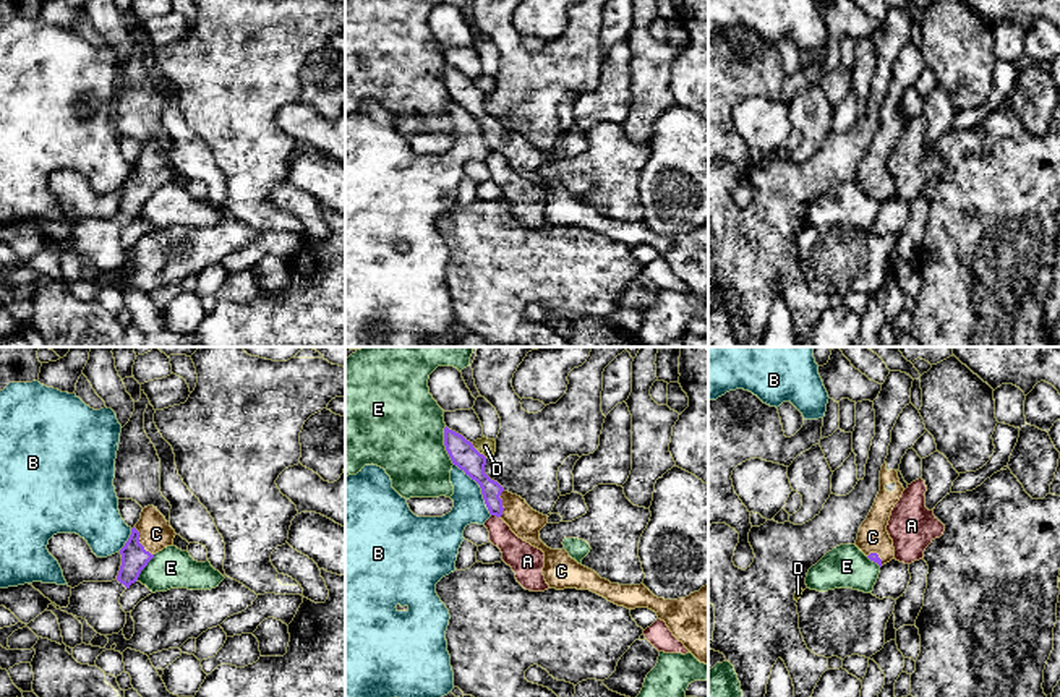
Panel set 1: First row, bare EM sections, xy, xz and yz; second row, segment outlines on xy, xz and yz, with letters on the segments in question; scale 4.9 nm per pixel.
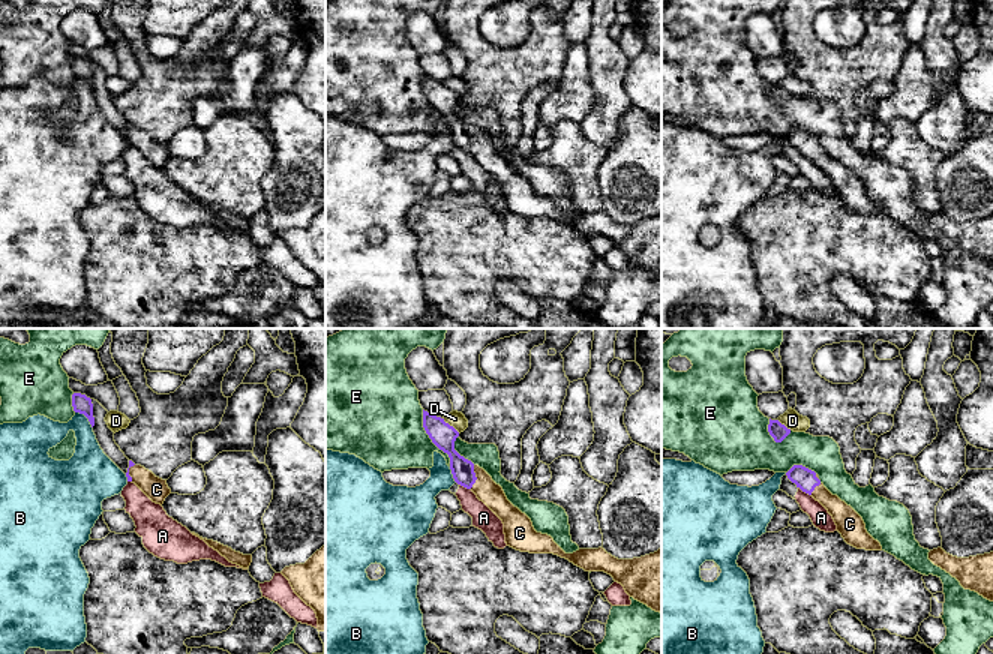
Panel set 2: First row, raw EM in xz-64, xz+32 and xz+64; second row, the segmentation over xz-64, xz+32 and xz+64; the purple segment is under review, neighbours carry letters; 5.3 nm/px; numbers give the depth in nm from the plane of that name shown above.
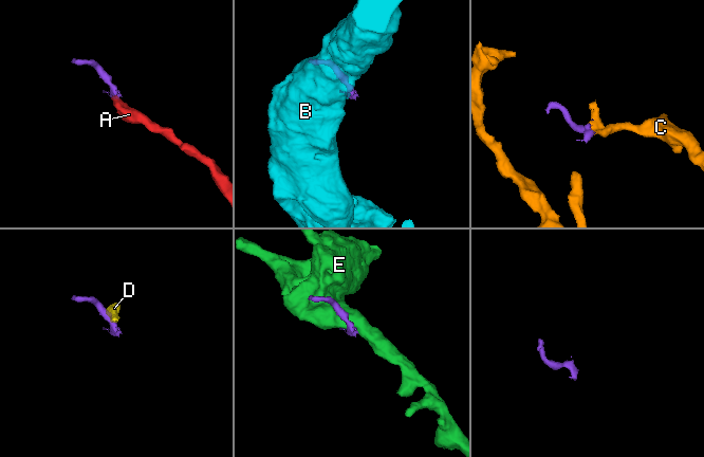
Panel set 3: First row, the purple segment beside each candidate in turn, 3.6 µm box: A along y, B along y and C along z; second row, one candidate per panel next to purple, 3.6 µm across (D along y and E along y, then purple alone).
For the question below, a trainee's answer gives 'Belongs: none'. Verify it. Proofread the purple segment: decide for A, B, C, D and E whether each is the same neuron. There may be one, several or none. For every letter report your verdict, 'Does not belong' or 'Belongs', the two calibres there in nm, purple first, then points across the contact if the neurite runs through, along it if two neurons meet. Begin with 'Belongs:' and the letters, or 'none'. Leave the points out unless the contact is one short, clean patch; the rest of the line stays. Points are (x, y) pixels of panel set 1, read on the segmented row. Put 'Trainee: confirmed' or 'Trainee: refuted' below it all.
Belongs: C
A: Does not belong. Thickness 100 nm (purple) against 150 nm. Boundary: xz (491, 514), (500, 517)
B: Does not belong. Thickness 130 nm (purple) against 160 nm
C: Belongs. Thickness 140 nm (purple) against 160 nm. Path across: xy (135, 558), (138, 542), (156, 534)
D: Does not belong. Thickness 130 nm (purple) against 90 nm. Boundary: xz (470, 443), (487, 457)
E: Does not belong. Thickness 130 nm (purple) against 440 nm
Trainee: refuted

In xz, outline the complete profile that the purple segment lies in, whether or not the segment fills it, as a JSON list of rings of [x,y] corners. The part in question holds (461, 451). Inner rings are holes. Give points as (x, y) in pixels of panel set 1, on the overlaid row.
[[[446,426],[444,446],[452,464],[480,485],[489,514],[501,517],[519,538],[545,553],[543,575],[549,588],[590,590],[627,609],[648,608],[700,663],[708,665],[708,585],[686,598],[665,600],[643,584],[619,585],[601,579],[572,559],[566,549],[551,549],[540,540],[548,515],[533,511],[525,499],[491,480],[485,473],[486,457],[470,441]]]

